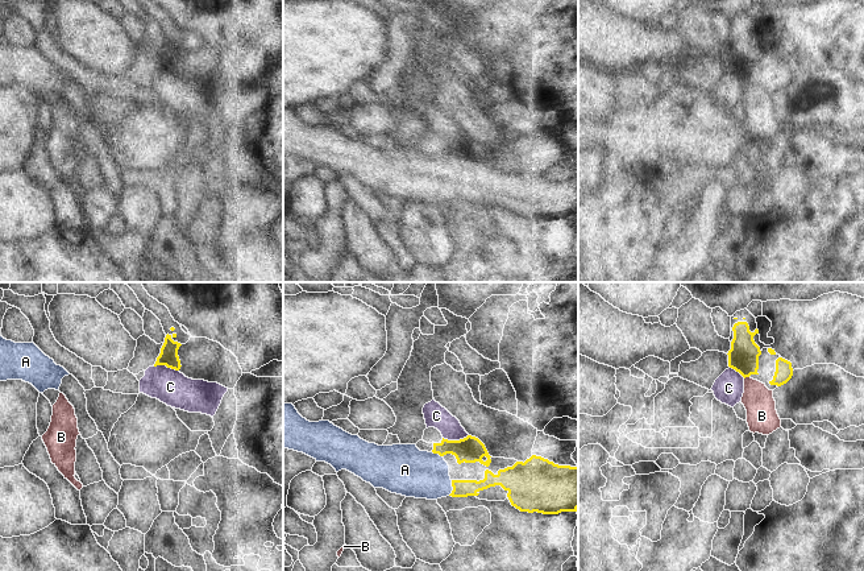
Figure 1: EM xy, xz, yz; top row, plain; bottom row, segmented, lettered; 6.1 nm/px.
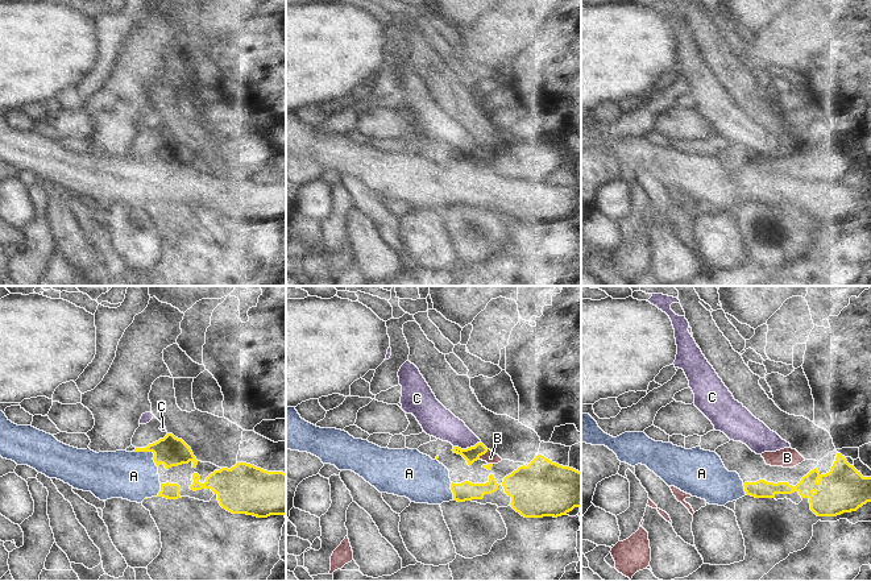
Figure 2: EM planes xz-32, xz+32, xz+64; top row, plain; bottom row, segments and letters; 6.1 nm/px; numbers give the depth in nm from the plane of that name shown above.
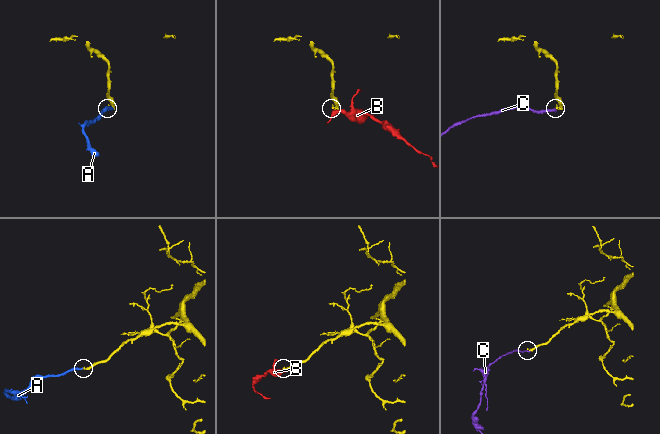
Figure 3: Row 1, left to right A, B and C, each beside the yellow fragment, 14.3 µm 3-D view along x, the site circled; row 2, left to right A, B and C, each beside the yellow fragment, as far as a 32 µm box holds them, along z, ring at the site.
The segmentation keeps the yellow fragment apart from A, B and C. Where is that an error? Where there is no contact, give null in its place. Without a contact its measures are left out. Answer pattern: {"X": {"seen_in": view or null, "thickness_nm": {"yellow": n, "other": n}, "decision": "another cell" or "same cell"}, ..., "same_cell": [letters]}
{"A": {"seen_in": "xz", "thickness_nm": {"yellow": 110, "other": 280}, "decision": "same cell"}, "B": {"seen_in": "yz", "thickness_nm": {"yellow": 190, "other": 190}, "decision": "another cell"}, "C": {"seen_in": "xz", "thickness_nm": {"yellow": 160, "other": 140}, "decision": "another cell"}, "same_cell": ["A"]}

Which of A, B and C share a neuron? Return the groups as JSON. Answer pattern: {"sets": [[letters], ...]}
{"sets": [["A"], ["B"], ["C"]]}

